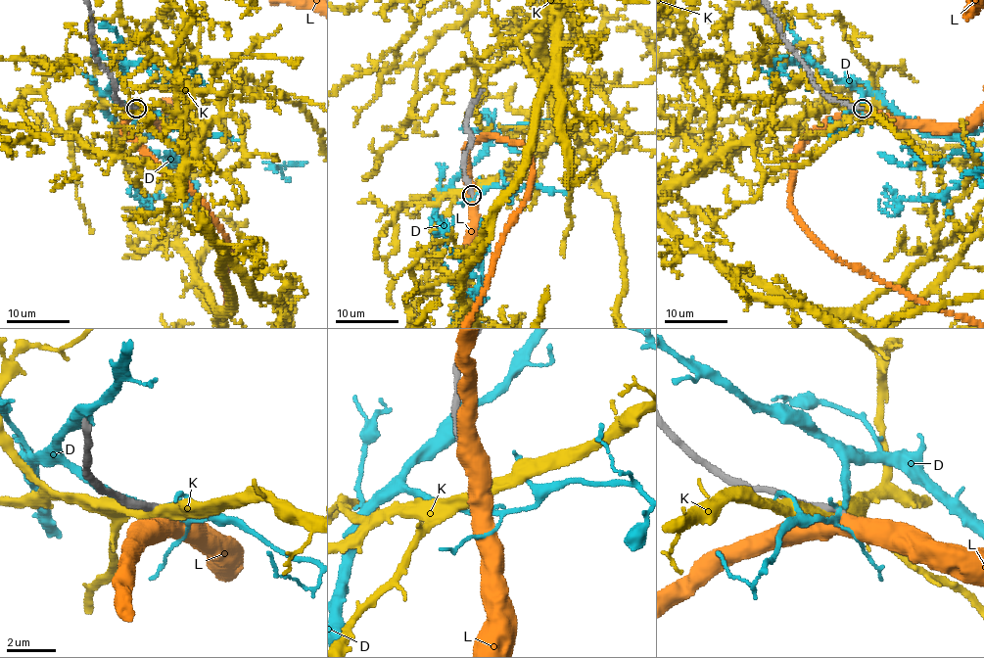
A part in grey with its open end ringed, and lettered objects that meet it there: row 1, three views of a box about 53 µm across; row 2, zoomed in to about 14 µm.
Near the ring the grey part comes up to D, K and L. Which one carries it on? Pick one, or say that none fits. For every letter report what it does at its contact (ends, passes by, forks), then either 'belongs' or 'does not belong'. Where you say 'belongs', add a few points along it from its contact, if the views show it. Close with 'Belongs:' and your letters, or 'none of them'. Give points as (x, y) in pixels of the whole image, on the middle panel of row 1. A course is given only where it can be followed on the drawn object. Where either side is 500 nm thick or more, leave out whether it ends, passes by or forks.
D: it passes by; does not belong
K: it passes by; does not belong
L: belongs
Belongs: L

